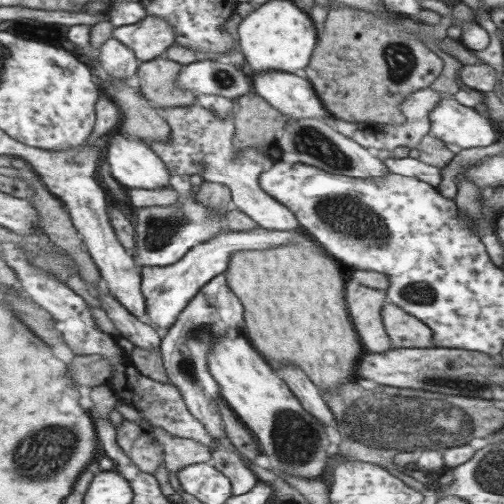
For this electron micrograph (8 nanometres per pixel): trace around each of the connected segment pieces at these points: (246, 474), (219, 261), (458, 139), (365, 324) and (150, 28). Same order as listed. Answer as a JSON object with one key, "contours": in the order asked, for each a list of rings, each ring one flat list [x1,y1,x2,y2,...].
{"contours":[[[217,444,216,448,210,452,207,463,229,478,232,482,232,496,245,494,259,480,235,452,230,452,225,448,227,448,227,444,223,444,223,446]],[[259,226,253,228,253,230,247,230,247,232,231,232,231,230,224,229,215,238,211,238,209,241,202,243,201,245,194,246,193,249,188,249,183,257,181,257,173,265,169,266,140,266,141,270,141,290,145,294,145,313,147,314,147,325,153,328,169,328,179,315,179,312,183,311,183,308,200,292,200,288,203,287,209,280,221,277,230,262,231,254,238,251,255,251,275,249,276,247,287,245,290,243,299,243,302,240,302,231,276,231,265,230]],[[445,94,437,102,435,108,429,112,429,124,429,131,436,138,441,140,446,146,455,145,458,149,481,148,481,146,493,144,493,140,495,140,493,126,481,114,477,114,472,107,461,106,461,103,458,103,456,99]],[[353,279,345,286,349,290,349,314,353,314,353,326,357,326,357,334,365,344,369,353,379,354,392,348,384,326,381,326,381,306,385,302,385,292,371,287,361,286]],[[145,16,135,24,114,27,110,38,127,46,140,62,147,62,173,45,176,31,165,18]]]}

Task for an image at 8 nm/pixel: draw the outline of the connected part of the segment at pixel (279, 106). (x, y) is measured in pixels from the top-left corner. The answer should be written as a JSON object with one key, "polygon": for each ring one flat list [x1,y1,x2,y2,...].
{"polygon":[[279,70,254,72,252,92,263,98,269,106,285,114,287,121,317,118,328,122,332,116,321,105,304,76]]}

